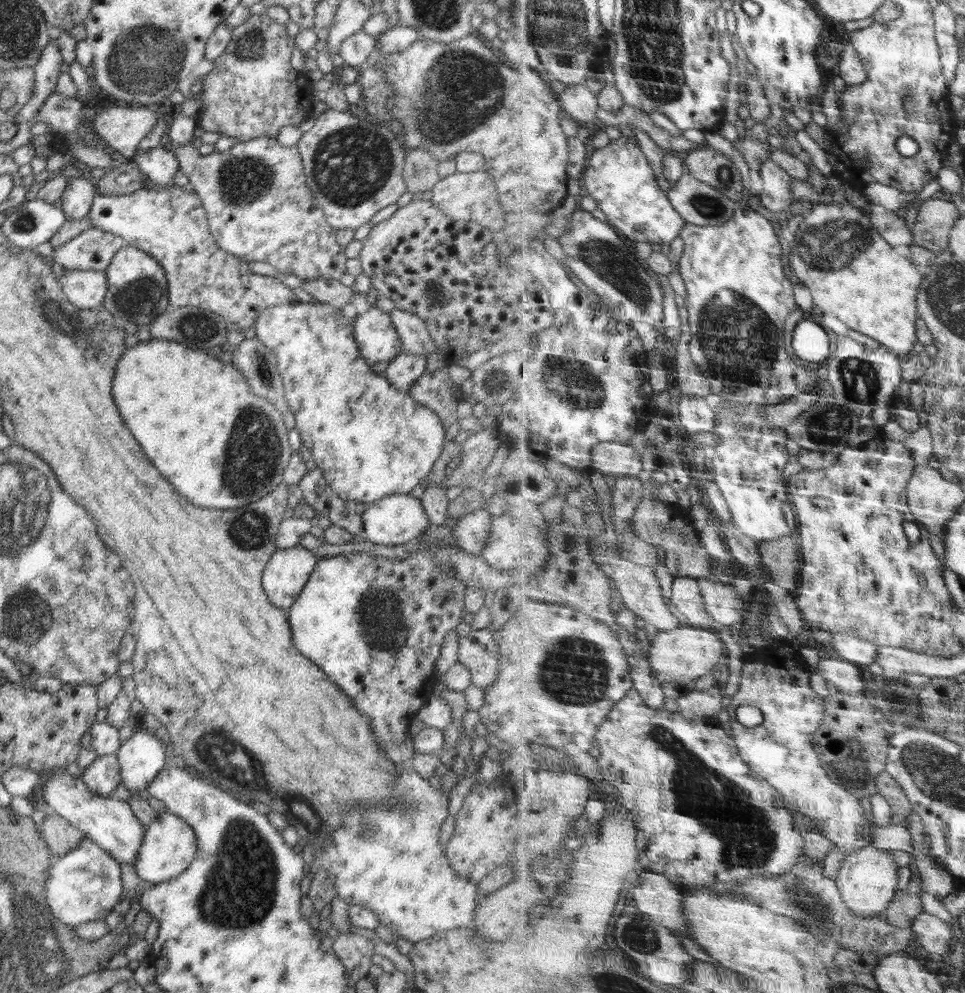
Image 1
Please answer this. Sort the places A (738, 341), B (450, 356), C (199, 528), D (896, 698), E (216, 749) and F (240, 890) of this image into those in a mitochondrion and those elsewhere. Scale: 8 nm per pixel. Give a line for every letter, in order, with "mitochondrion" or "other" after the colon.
A: mitochondrion
B: other
C: other
D: mitochondrion
E: mitochondrion
F: mitochondrion

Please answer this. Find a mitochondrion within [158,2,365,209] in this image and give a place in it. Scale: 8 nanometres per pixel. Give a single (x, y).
(251, 46)

